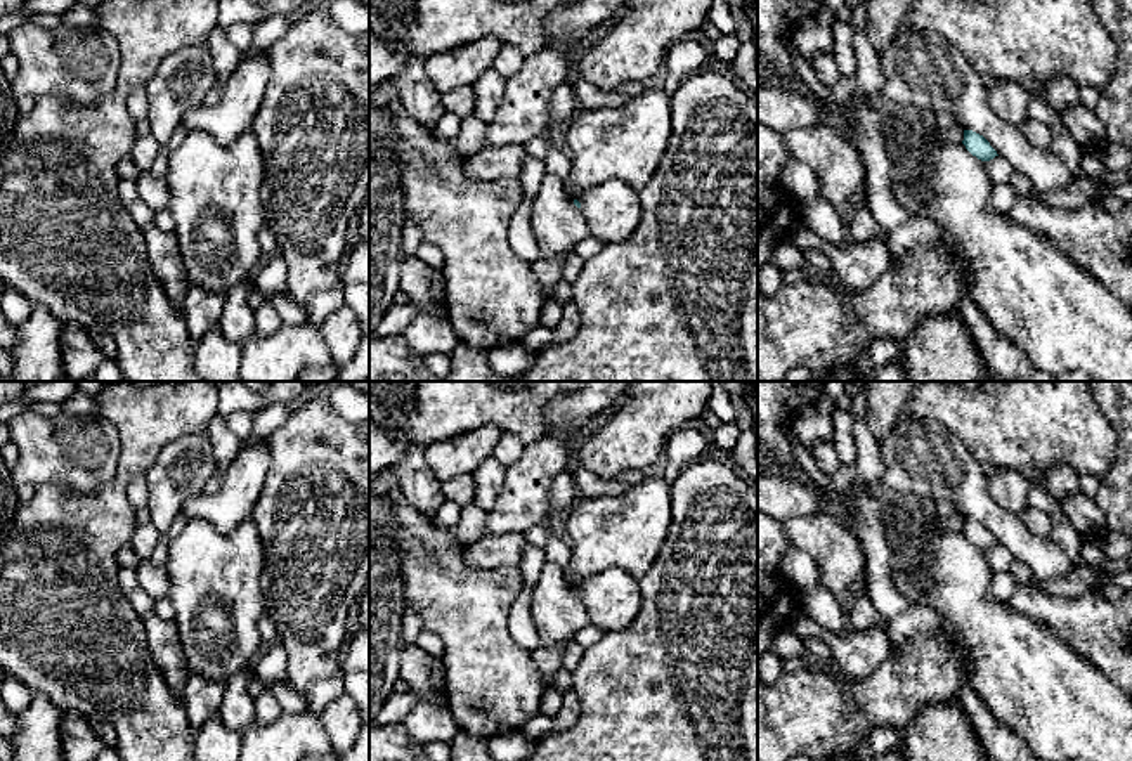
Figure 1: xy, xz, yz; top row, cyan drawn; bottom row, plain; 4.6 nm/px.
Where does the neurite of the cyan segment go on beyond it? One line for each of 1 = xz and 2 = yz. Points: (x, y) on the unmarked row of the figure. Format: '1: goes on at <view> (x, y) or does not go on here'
1: does not go on here
2: does not go on here

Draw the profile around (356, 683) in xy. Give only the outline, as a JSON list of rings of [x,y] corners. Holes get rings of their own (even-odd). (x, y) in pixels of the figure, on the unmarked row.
[[[369,671],[343,673],[343,688],[355,700],[364,726],[369,726]]]

